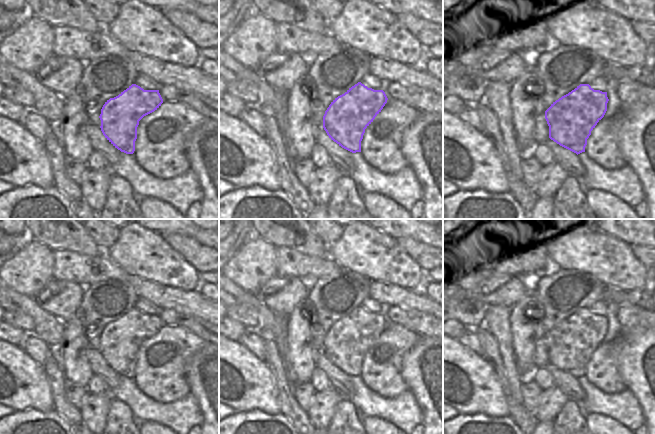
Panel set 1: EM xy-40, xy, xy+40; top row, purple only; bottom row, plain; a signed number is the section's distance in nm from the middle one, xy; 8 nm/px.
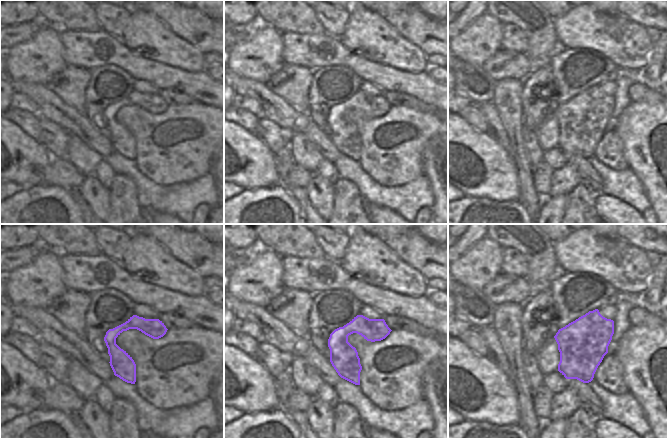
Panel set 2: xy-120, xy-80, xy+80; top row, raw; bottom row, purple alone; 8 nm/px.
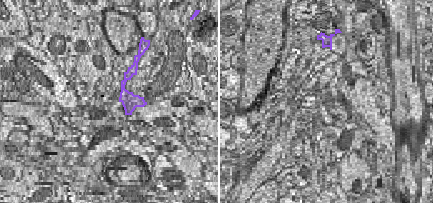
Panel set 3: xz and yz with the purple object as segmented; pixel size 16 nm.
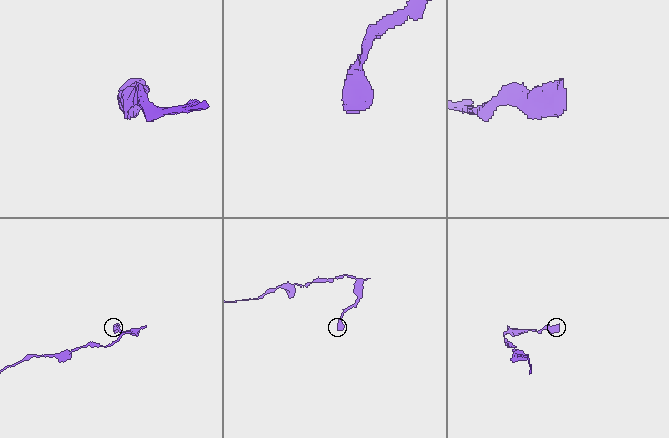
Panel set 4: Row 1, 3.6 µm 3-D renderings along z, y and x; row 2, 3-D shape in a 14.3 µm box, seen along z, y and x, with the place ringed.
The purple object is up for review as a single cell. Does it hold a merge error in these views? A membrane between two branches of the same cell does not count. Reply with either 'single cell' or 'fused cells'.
fused cells

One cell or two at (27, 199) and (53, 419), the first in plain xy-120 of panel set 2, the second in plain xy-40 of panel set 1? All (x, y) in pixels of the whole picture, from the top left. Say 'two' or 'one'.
one

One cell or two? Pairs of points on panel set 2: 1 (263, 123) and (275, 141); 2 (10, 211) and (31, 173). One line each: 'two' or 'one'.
1: one
2: two

